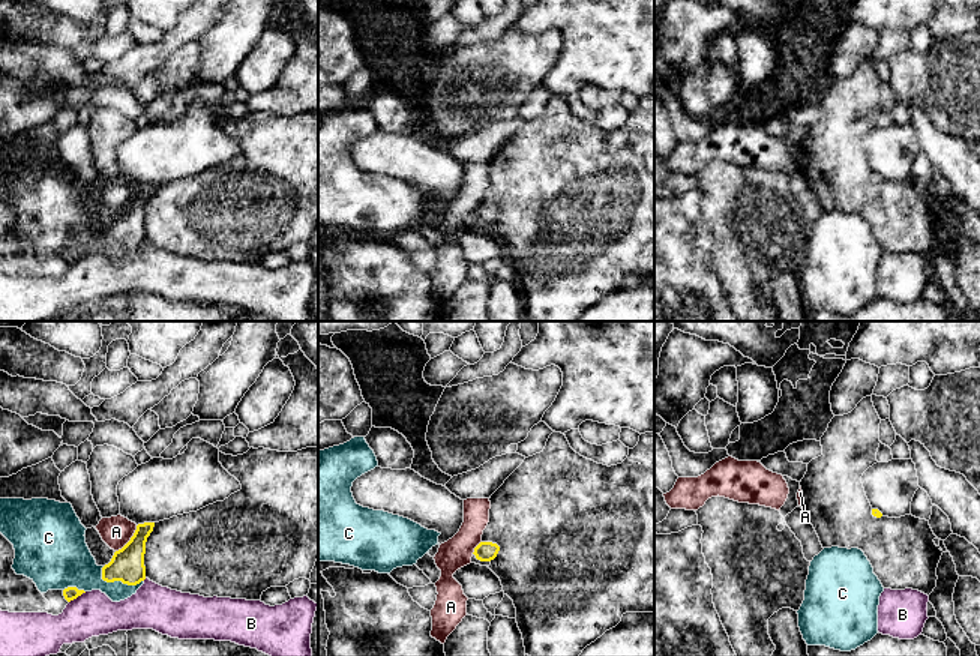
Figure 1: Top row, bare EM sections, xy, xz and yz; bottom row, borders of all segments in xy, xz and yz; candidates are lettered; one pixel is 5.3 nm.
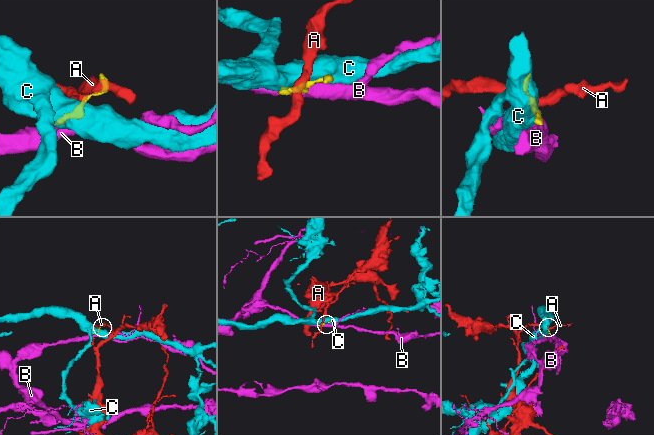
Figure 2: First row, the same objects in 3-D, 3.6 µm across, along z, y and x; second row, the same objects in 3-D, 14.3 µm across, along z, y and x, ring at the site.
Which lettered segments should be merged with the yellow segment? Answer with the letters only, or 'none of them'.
none of them

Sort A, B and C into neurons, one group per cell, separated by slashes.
A / B / C

